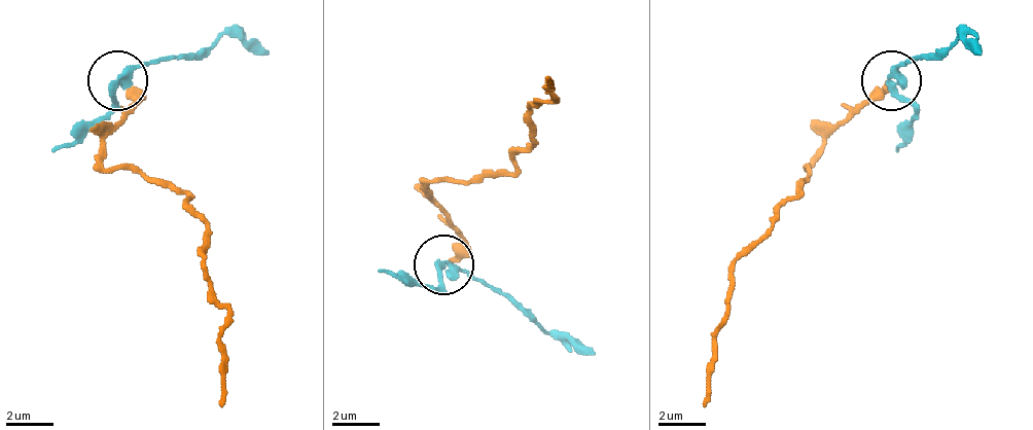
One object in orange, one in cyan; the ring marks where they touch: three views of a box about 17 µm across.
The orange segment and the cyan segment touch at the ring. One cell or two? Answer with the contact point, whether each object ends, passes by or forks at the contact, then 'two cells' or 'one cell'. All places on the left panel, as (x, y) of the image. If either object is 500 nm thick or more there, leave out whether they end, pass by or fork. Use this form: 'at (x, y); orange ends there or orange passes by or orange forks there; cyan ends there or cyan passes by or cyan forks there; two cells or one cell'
at (117, 80); orange ends there; cyan passes by; two cells

